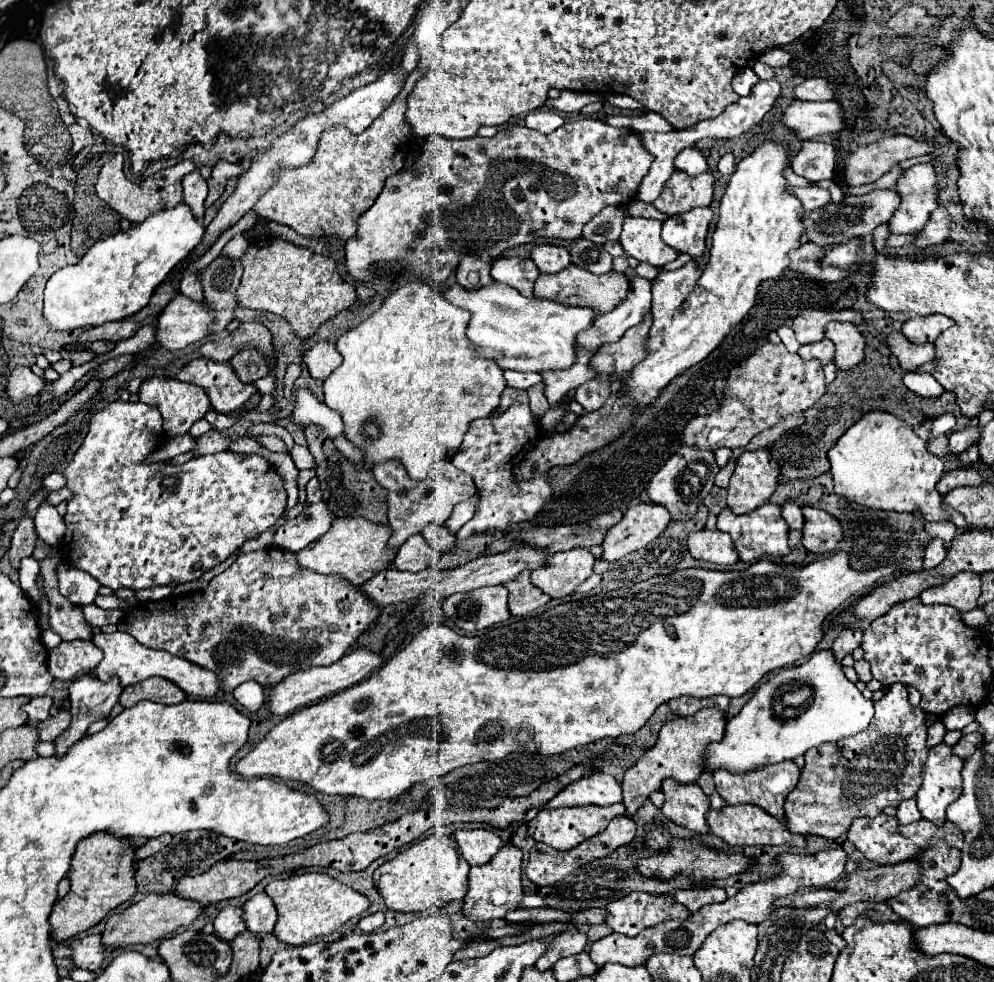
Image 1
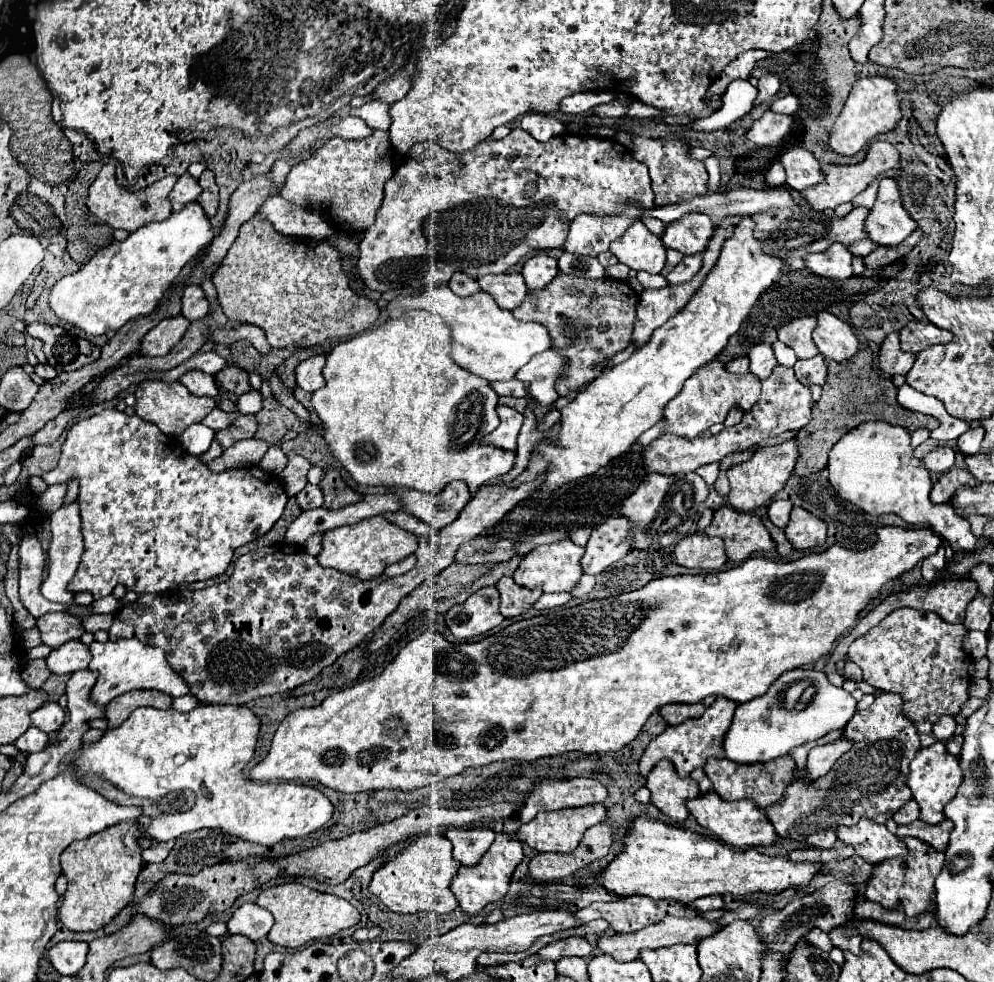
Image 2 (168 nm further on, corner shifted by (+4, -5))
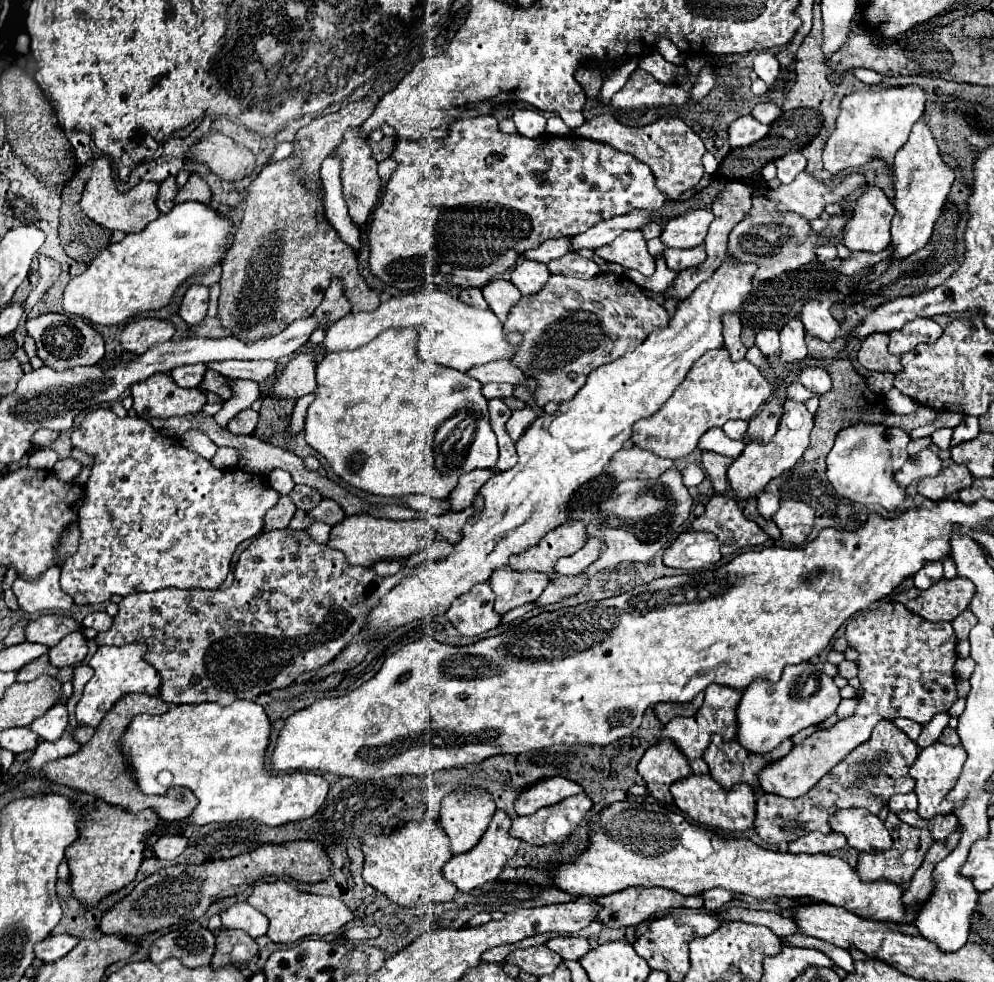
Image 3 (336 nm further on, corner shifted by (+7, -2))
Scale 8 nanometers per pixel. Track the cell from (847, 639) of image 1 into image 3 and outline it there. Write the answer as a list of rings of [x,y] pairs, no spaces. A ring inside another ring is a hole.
[[[942,578],[928,590],[906,590],[898,594],[894,600],[902,602],[908,610],[916,612],[928,622],[952,622],[956,616],[960,616],[968,606],[970,598],[974,596],[974,584],[968,578],[954,578],[946,580]]]

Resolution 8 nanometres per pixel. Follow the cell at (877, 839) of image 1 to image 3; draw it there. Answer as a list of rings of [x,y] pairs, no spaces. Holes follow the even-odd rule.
[[[848,808],[840,810],[830,818],[830,826],[834,832],[846,836],[848,844],[858,852],[866,850],[888,850],[892,844],[890,832],[884,822],[870,814],[866,808]]]

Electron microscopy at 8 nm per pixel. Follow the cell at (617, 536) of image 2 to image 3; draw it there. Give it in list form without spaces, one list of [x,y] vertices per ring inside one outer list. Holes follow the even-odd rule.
[[[590,538],[584,544],[584,548],[580,548],[578,552],[574,552],[572,556],[560,558],[554,564],[554,572],[562,574],[562,576],[576,576],[576,574],[580,574],[582,570],[586,570],[598,558],[600,548],[602,548],[602,542],[596,540],[596,538]]]

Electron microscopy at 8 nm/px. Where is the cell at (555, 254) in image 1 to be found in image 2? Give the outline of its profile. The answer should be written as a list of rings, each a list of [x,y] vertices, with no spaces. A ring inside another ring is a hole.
[[[545,253],[533,255],[531,259],[525,261],[521,273],[523,273],[529,289],[543,289],[559,273],[557,259],[545,255]]]

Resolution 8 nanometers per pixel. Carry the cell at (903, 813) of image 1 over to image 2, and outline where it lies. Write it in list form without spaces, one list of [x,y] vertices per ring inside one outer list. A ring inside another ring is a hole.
[[[911,799],[911,801],[907,801],[895,815],[893,815],[893,821],[897,823],[897,825],[909,825],[909,823],[913,823],[915,819],[919,819],[919,805]]]

